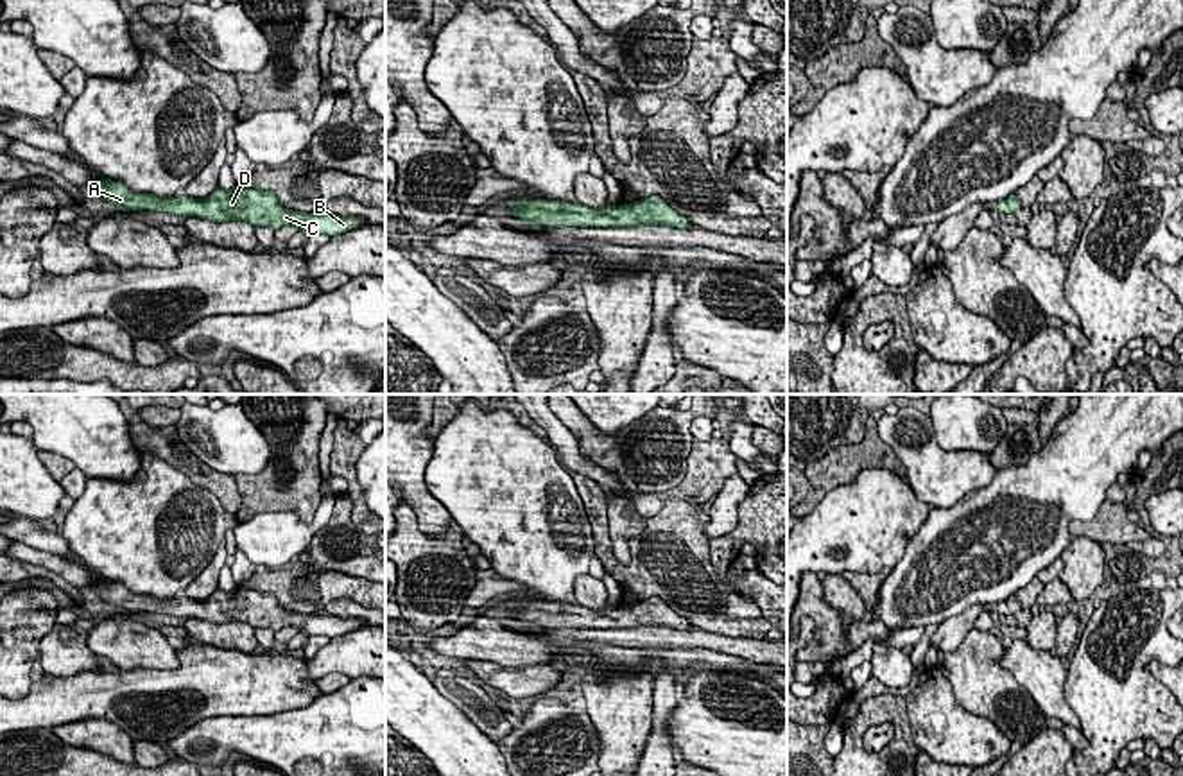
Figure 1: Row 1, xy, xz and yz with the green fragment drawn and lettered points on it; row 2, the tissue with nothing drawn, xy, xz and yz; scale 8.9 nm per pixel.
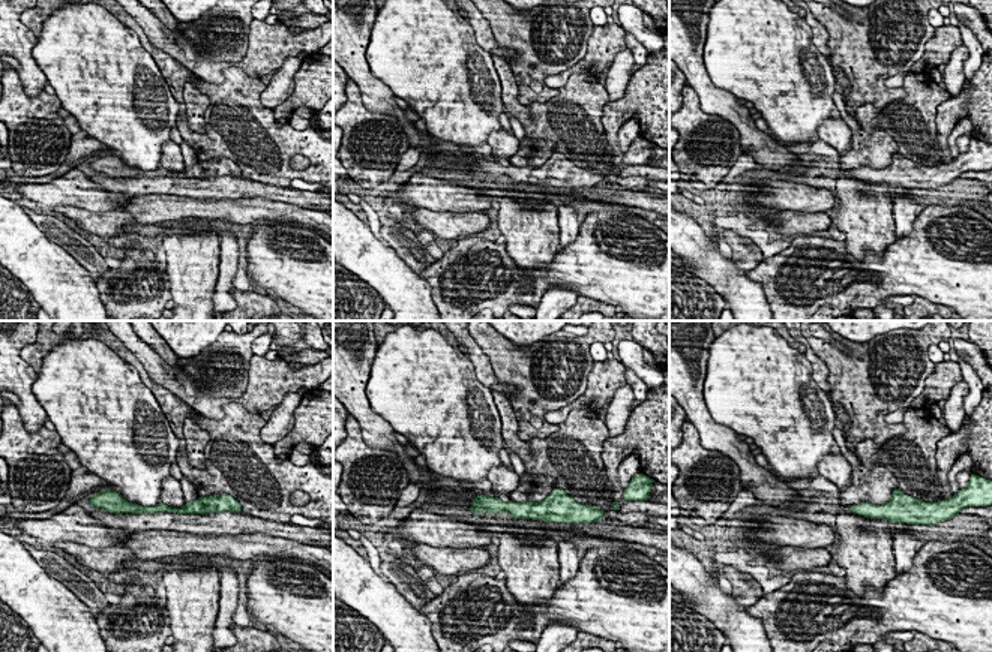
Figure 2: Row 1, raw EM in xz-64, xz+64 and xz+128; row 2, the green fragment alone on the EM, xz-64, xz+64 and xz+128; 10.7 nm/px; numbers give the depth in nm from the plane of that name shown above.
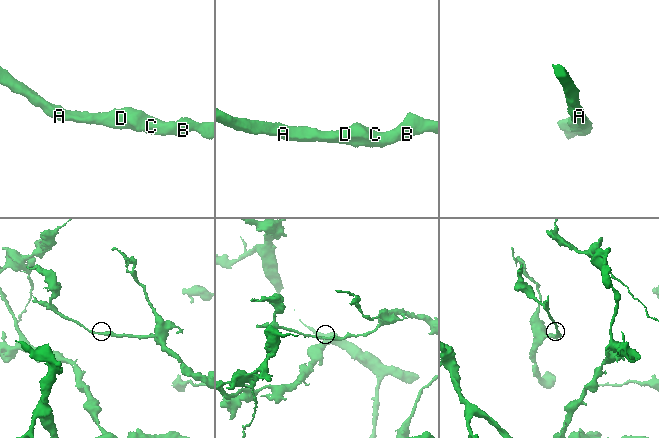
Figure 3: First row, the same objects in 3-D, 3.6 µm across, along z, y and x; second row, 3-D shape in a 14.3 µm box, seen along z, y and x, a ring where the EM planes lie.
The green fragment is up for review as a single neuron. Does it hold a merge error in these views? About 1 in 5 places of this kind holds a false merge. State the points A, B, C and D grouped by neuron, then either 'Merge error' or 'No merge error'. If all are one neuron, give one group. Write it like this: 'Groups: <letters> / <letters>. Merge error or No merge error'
Groups: A B C D. No merge error

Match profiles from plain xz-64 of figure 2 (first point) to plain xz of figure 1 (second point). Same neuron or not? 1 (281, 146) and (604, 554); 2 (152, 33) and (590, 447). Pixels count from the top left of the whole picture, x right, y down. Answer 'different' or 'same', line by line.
1: same
2: different

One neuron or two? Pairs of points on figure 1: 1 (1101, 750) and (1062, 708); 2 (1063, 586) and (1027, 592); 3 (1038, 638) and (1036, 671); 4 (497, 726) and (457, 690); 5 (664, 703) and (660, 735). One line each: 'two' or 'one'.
1: two
2: one
3: two
4: one
5: one

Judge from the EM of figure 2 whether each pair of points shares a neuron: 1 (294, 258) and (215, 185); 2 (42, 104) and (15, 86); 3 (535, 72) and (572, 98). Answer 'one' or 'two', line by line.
1: two
2: one
3: two

